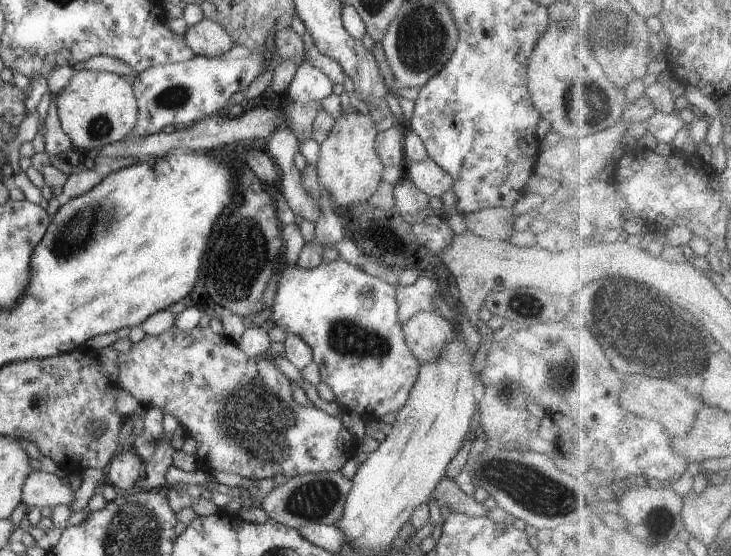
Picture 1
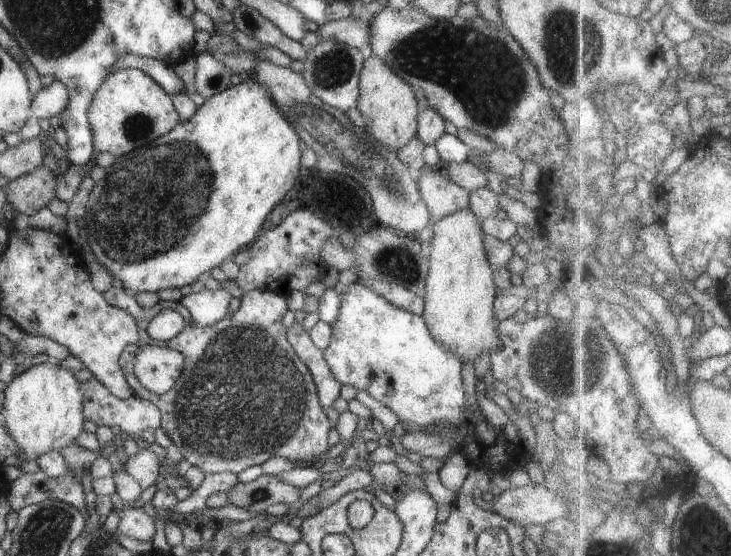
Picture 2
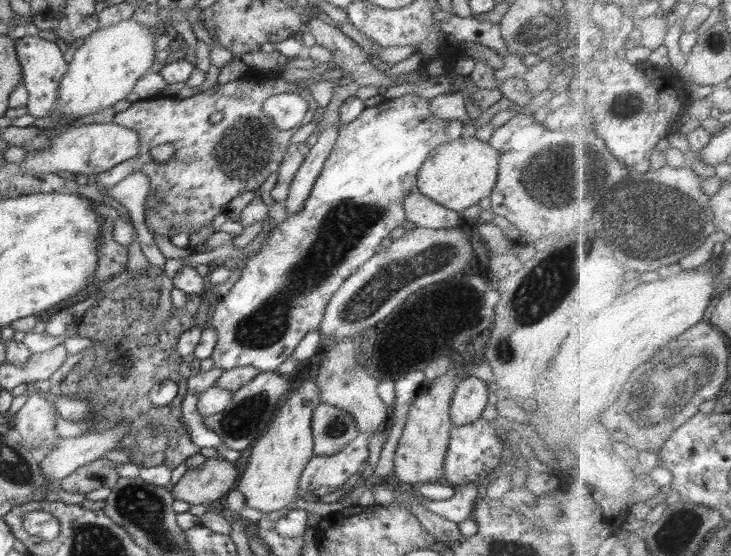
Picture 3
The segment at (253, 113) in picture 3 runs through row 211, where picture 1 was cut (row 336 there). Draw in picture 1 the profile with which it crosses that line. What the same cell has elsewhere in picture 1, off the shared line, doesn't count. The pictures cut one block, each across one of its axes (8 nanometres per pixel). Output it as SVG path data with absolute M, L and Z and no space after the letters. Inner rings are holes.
M198 325L193 330L182 331L178 328L170 328L159 336L146 335L143 340L138 343L132 343L130 350L126 354L120 353L117 356L117 370L119 371L118 385L120 389L132 394L136 401L146 409L159 409L163 415L169 414L178 419L180 426L184 429L186 436L192 438L197 443L195 457L199 462L204 462L210 470L216 472L225 472L230 474L240 474L254 481L274 478L277 474L284 474L287 479L304 475L307 473L324 473L331 471L340 471L345 463L354 455L358 447L357 438L350 434L343 426L340 418L329 416L326 412L319 410L312 404L302 406L294 401L293 389L295 386L273 363L268 356L262 358L261 355L251 358L247 356L238 345L230 342L224 336L214 334L211 328L200 328Z

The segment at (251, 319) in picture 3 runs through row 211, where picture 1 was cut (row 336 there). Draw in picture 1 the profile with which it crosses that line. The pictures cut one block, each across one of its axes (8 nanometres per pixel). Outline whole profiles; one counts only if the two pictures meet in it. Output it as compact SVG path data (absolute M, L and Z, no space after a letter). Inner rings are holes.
M342 259L330 262L330 264L322 263L321 266L313 270L299 268L298 264L295 268L292 268L292 266L288 266L288 264L285 263L280 266L278 272L279 271L282 271L282 277L274 298L271 318L273 322L281 327L287 334L291 333L292 335L297 335L299 338L302 338L302 341L304 341L307 346L310 346L313 353L313 362L319 367L319 372L321 373L321 380L332 389L335 402L342 408L342 411L354 411L361 417L364 414L366 418L370 418L370 413L372 413L374 418L381 419L385 414L392 414L401 410L407 402L409 393L416 383L420 363L415 356L412 355L412 352L408 349L407 343L405 342L403 326L400 323L397 312L399 307L396 301L395 286L385 282L380 277L367 274L364 270Z

